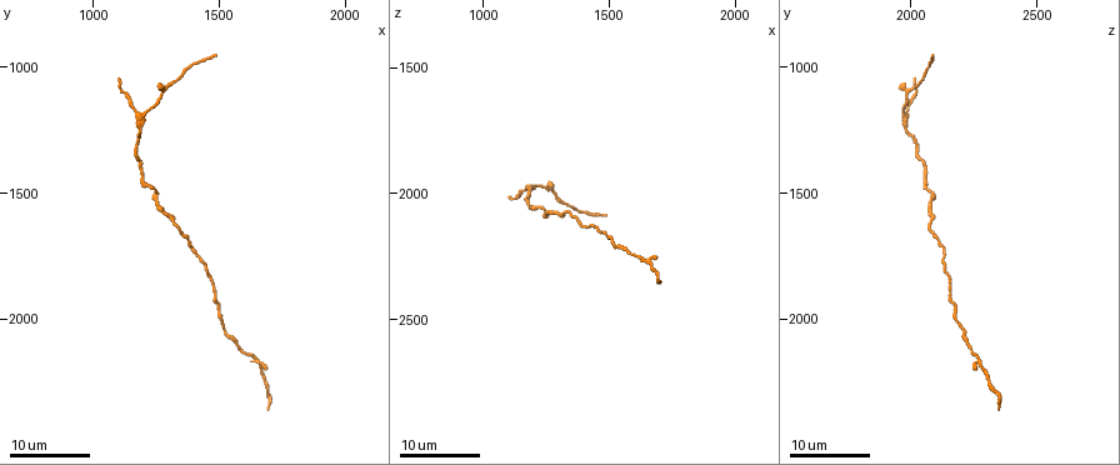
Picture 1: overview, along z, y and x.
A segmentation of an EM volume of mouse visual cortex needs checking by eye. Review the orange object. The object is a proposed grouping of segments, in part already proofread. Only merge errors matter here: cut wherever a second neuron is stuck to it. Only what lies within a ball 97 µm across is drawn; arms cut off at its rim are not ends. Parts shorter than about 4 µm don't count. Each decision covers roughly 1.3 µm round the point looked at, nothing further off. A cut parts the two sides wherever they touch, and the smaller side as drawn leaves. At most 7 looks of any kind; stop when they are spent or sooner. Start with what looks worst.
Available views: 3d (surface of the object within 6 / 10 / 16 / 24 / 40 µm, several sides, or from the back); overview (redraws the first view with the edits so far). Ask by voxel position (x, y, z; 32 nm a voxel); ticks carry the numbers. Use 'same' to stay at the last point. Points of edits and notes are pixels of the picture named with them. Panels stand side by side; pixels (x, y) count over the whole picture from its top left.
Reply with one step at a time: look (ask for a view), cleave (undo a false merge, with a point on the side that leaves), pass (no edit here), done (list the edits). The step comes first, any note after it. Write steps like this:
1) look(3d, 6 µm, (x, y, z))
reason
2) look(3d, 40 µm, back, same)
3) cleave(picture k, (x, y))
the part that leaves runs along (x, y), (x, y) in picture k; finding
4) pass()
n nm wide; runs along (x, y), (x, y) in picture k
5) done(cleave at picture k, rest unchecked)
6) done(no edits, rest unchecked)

look(3d, 24 µm, (1180, 1190, 1980))
two arms in line, one across

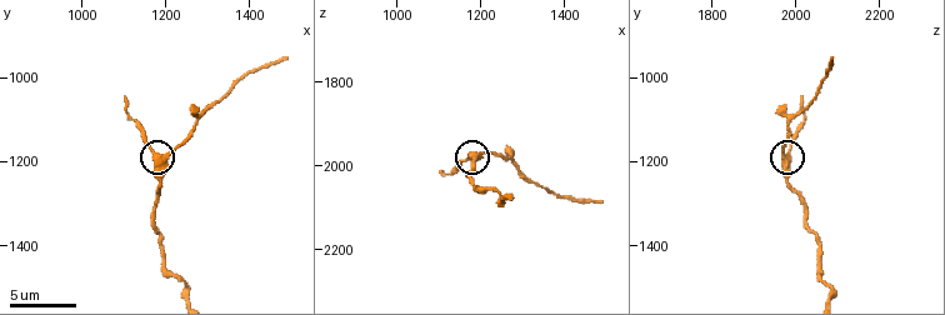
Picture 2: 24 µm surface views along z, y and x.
look(3d, 10 µm, (1175, 1185, 1975))
zoom in

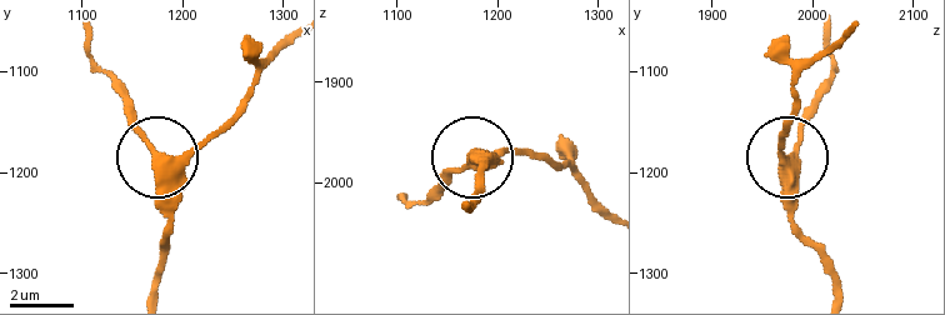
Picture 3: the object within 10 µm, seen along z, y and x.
pass()
runs along (834, 291), (831, 259), (794, 210), (791, 163), (824, 93) in picture 3; continuous, no second neuron

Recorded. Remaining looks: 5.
look(3d, 24 µm, (1630, 2150, 2250))
side arm on a straight run

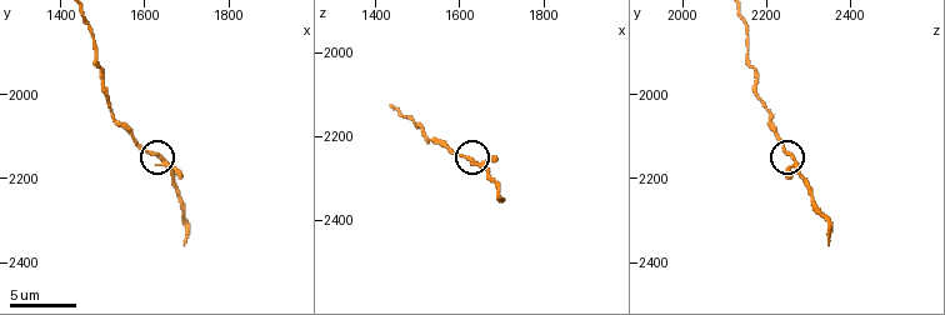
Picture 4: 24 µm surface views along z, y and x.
look(3d, 10 µm, (1625, 2135, 2250))

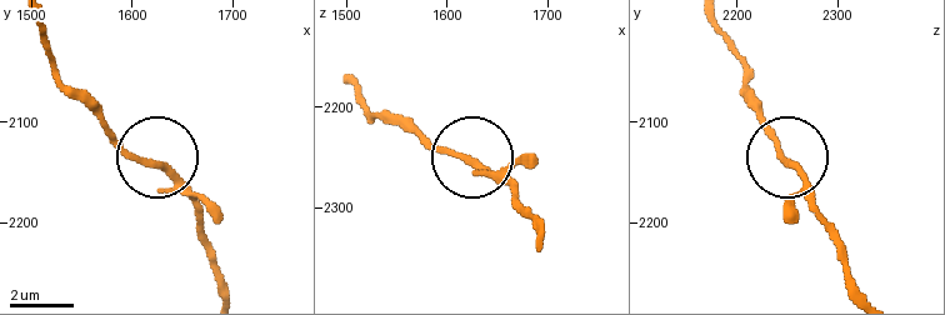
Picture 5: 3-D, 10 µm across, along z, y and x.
pass()
3 arms; one neuron here

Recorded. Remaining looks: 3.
look(3d, 10 µm, (1520, 2050, 2210))
sudden change in width

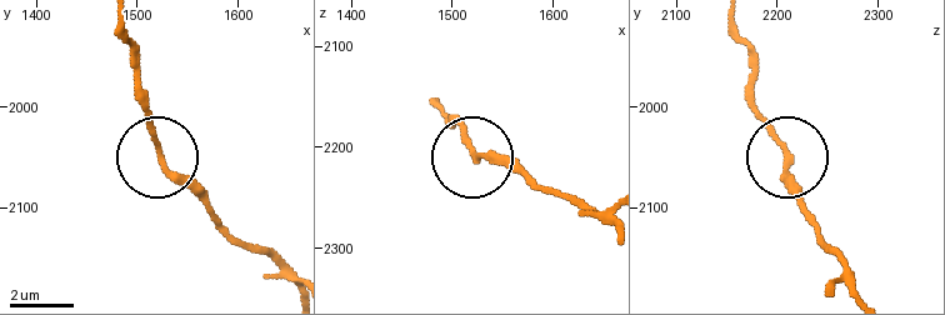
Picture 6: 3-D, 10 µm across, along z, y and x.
look(3d, 6 µm, (1524, 2048, 2210))

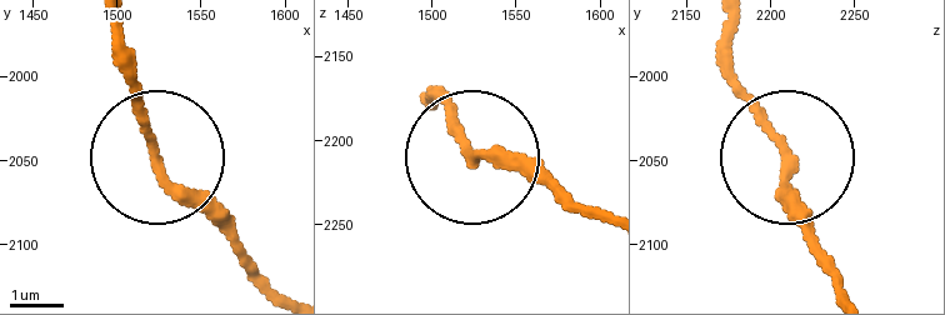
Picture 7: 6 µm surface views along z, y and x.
pass()
180 nm wide; one neuron here

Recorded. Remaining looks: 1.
done(no edits, rest unchecked)

